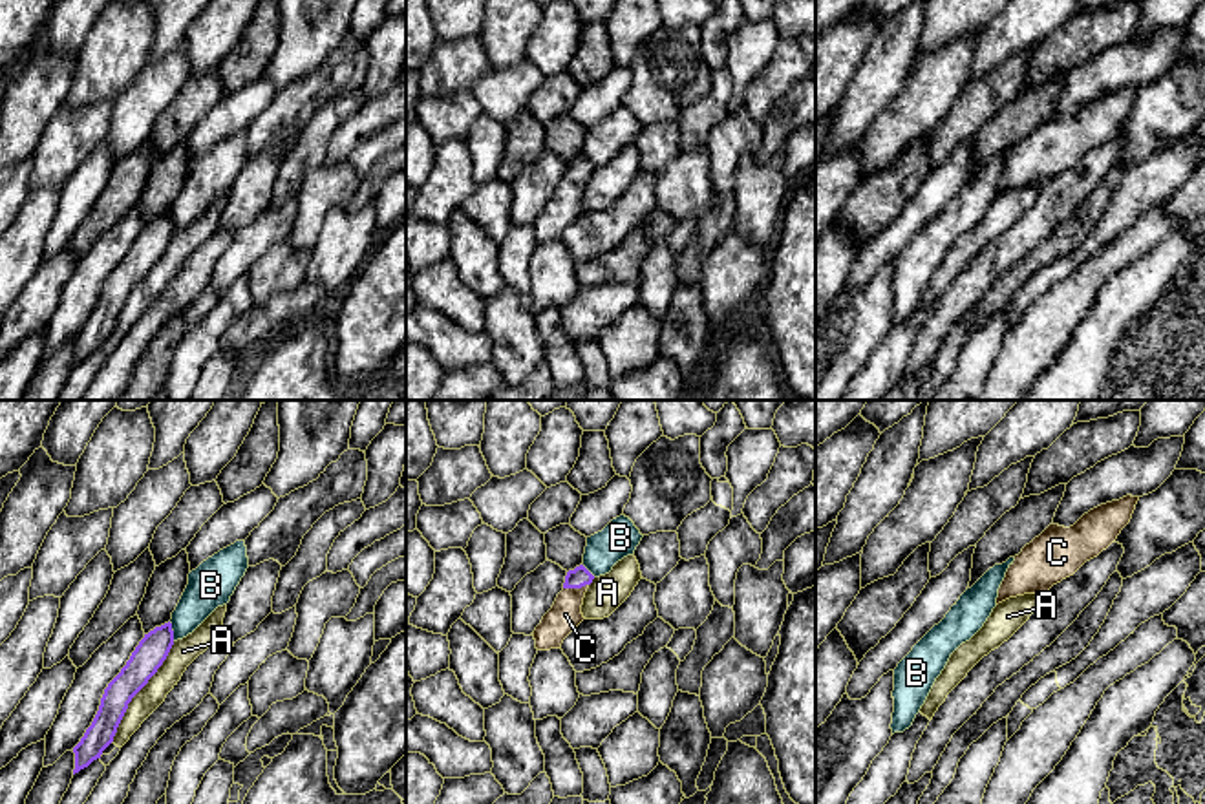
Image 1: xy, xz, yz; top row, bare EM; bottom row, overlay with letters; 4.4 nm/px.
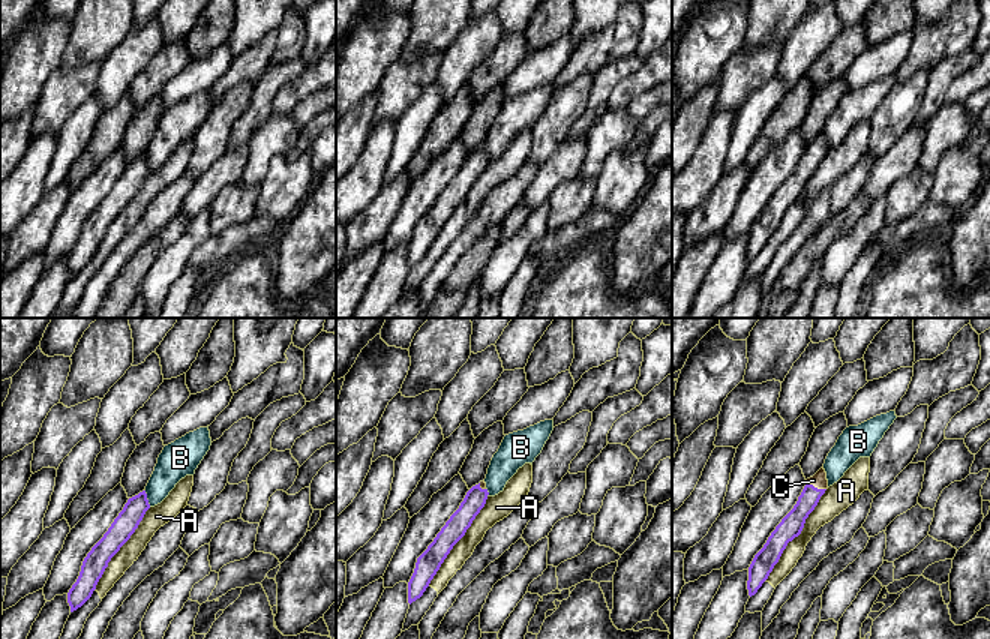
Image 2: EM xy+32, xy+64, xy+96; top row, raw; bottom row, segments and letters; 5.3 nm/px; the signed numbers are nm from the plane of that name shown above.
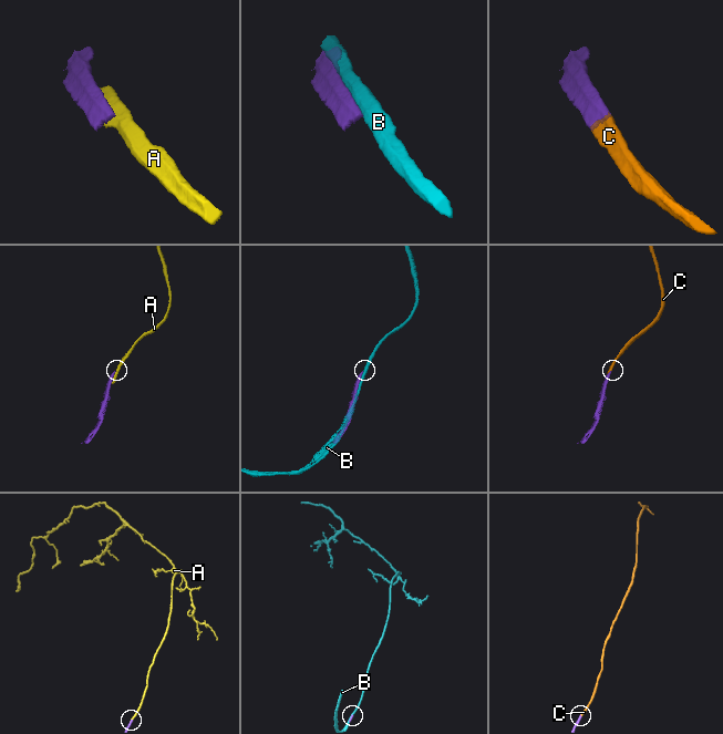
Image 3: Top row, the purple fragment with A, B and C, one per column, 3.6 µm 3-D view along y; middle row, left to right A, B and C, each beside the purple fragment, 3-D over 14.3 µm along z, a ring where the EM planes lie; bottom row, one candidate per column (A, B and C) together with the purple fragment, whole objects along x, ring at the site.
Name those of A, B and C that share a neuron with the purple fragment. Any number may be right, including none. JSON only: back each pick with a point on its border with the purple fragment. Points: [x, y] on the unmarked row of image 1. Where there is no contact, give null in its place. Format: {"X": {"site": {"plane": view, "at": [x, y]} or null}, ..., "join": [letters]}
{"C": {"site": {"plane": "xz", "at": [575, 178]}}, "join": ["C"]}

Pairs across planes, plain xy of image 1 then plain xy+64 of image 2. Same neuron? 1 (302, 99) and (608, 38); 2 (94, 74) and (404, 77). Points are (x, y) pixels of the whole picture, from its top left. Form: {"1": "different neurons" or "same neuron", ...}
{"1": "same neuron", "2": "different neurons"}

